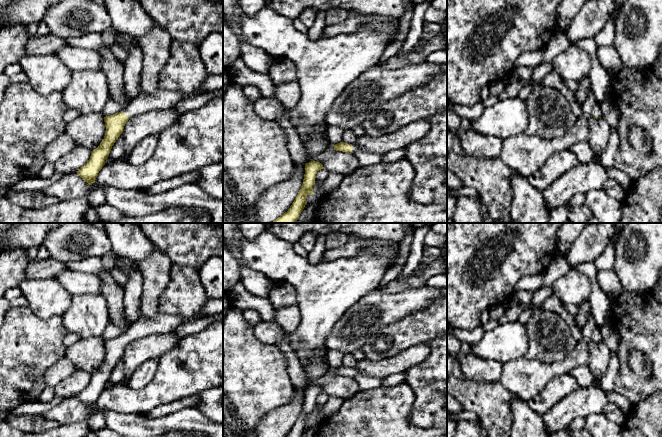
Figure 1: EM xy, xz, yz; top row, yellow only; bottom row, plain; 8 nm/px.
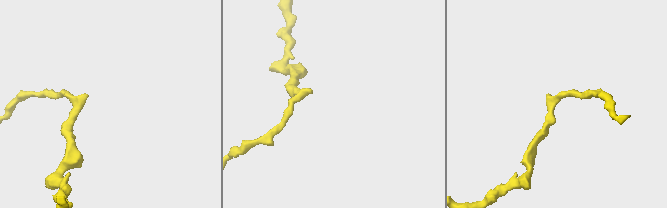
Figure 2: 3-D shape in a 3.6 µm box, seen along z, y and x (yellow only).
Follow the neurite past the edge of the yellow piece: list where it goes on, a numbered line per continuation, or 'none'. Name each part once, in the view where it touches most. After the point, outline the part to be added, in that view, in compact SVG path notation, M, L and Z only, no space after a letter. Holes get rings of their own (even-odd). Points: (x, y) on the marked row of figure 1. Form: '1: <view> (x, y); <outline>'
1: xy (162, 99); M158 90L155 93L140 92L123 110L126 115L136 116L154 110L165 110L174 107L186 98L180 91Z

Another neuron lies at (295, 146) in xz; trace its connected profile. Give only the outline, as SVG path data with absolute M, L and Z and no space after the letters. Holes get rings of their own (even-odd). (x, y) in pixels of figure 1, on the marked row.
M284 109L275 121L285 132L288 151L294 164L300 167L304 167L306 164L304 146L294 127L290 123L289 111Z

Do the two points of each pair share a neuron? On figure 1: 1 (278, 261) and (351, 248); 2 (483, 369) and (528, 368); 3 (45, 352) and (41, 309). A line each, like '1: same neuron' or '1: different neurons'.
1: different neurons
2: different neurons
3: different neurons

